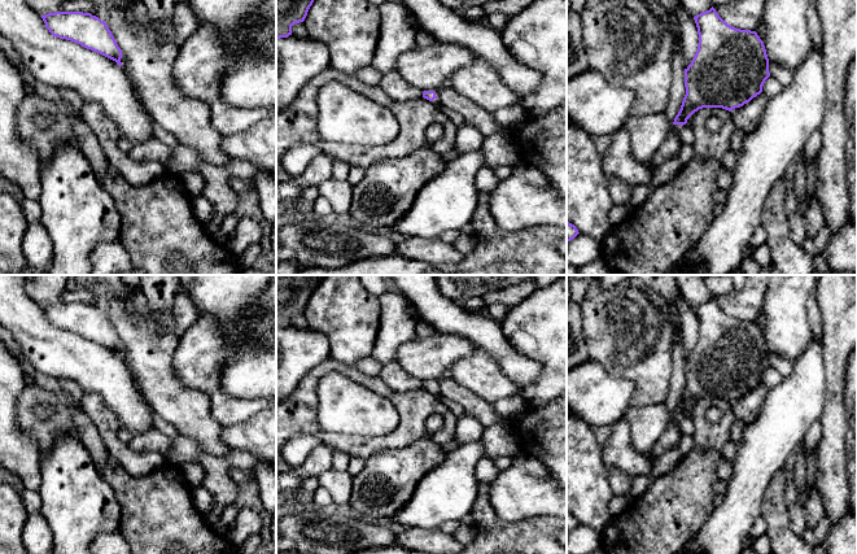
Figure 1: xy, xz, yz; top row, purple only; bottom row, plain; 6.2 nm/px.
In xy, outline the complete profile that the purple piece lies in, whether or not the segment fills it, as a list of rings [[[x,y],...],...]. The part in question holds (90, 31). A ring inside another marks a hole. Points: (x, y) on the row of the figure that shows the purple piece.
[[[56,12],[41,18],[53,36],[78,43],[122,66],[122,51],[108,25],[99,17],[83,12]]]

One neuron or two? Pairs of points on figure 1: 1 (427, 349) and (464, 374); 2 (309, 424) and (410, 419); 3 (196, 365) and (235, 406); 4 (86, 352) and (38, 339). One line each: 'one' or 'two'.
1: two
2: one
3: one
4: one

